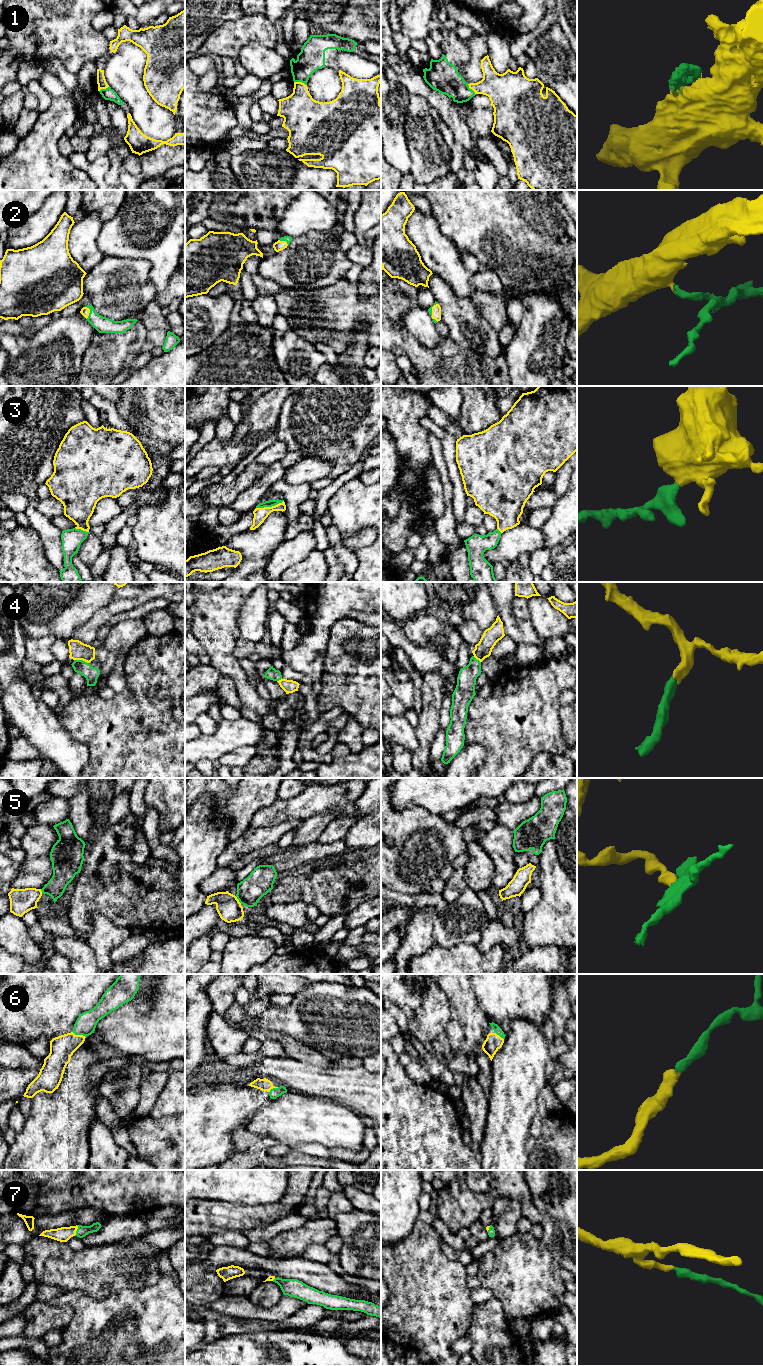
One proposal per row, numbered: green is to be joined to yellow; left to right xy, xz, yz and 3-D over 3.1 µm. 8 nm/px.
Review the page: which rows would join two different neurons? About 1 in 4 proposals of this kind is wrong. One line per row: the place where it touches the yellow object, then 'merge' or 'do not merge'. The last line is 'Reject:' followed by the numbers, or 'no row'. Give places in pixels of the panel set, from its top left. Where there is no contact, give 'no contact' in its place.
1: meets yellow in xz at (300, 82); merge
2: meets yellow in xy at (89, 312); merge
3: meets yellow in xz at (269, 507); merge
4: meets yellow in xy at (81, 659); merge
5: meets yellow in xz at (238, 900); do not merge
6: meets yellow in xy at (79, 1035); merge
7: meets yellow in xy at (76, 1230); merge
Reject: 5

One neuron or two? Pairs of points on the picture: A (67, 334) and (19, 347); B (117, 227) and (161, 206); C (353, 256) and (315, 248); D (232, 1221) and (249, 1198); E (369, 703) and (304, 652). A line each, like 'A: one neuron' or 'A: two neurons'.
A: one neuron
B: one neuron
C: two neurons
D: two neurons
E: two neurons

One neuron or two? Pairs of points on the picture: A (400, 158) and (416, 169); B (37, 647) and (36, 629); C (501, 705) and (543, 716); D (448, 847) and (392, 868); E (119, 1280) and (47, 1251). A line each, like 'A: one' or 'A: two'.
A: two
B: two
C: one
D: one
E: one

